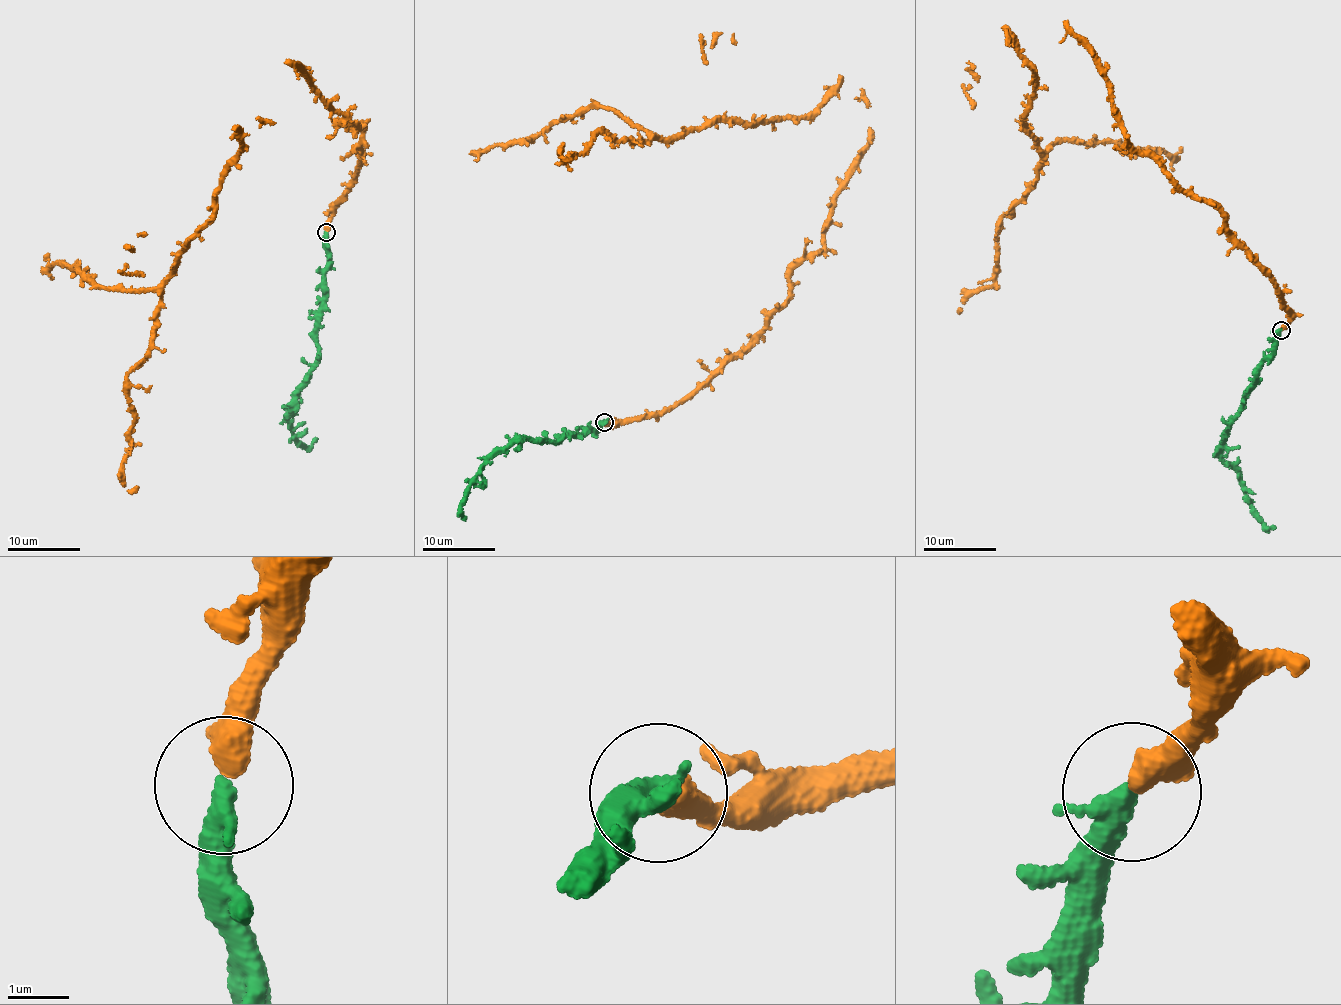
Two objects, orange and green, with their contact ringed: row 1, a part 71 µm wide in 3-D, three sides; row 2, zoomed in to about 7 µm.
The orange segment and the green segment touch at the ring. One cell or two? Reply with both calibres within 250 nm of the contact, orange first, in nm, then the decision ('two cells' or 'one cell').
calibres 500 and 300 nm; one cell

